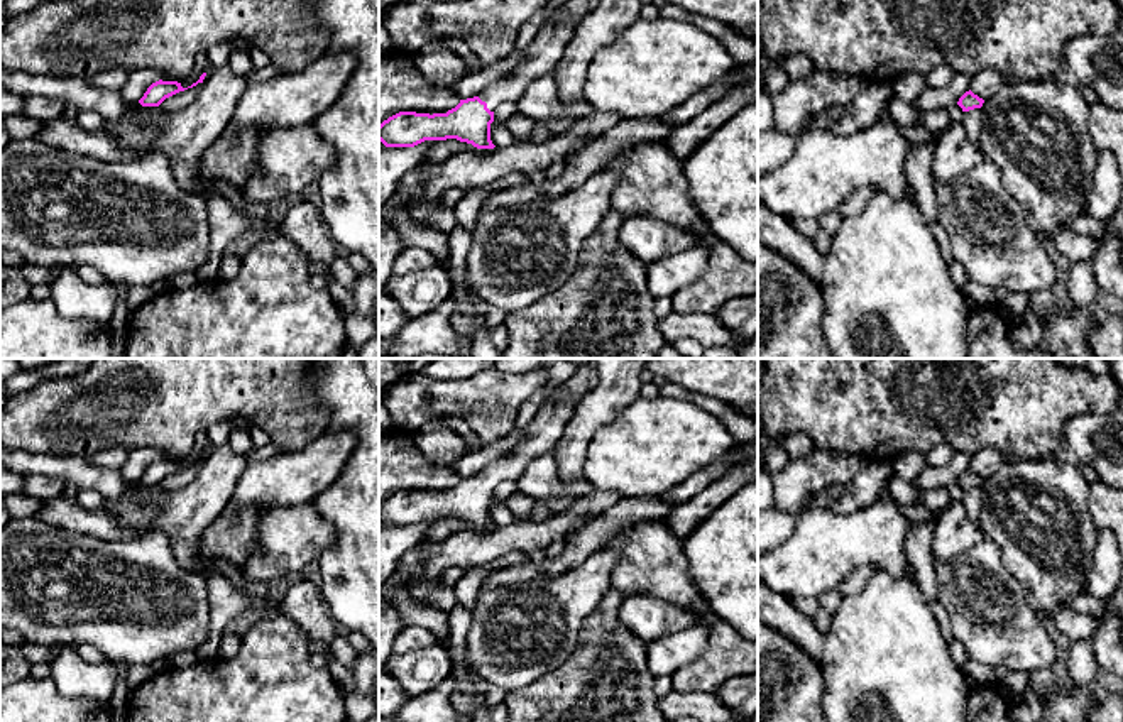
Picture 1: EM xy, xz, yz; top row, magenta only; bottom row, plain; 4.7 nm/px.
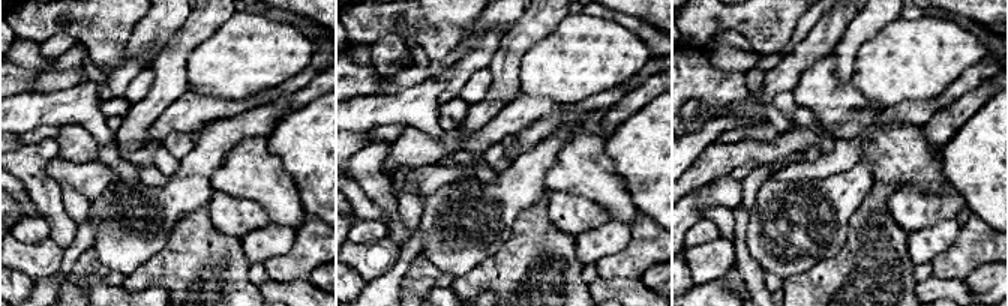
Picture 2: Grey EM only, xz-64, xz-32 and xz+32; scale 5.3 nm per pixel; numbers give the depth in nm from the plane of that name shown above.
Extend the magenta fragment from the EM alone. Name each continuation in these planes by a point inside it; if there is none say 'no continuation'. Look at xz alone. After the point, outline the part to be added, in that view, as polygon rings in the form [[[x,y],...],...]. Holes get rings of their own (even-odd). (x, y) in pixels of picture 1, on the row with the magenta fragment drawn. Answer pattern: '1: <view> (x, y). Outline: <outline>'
1: xz (542, 56). Outline: [[[568,17],[555,24],[545,24],[534,41],[516,54],[518,63],[496,81],[489,83],[479,93],[479,98],[487,103],[490,112],[501,105],[514,105],[531,81],[556,68],[577,25]]]

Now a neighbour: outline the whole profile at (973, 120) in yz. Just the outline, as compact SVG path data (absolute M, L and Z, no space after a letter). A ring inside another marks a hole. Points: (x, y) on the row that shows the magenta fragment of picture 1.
M974 108L964 113L962 125L967 139L978 145L981 129L983 129L983 113L981 108Z

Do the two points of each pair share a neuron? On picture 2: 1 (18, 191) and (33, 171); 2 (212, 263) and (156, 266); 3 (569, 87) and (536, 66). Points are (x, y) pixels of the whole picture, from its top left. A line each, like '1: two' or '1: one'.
1: two
2: one
3: one

